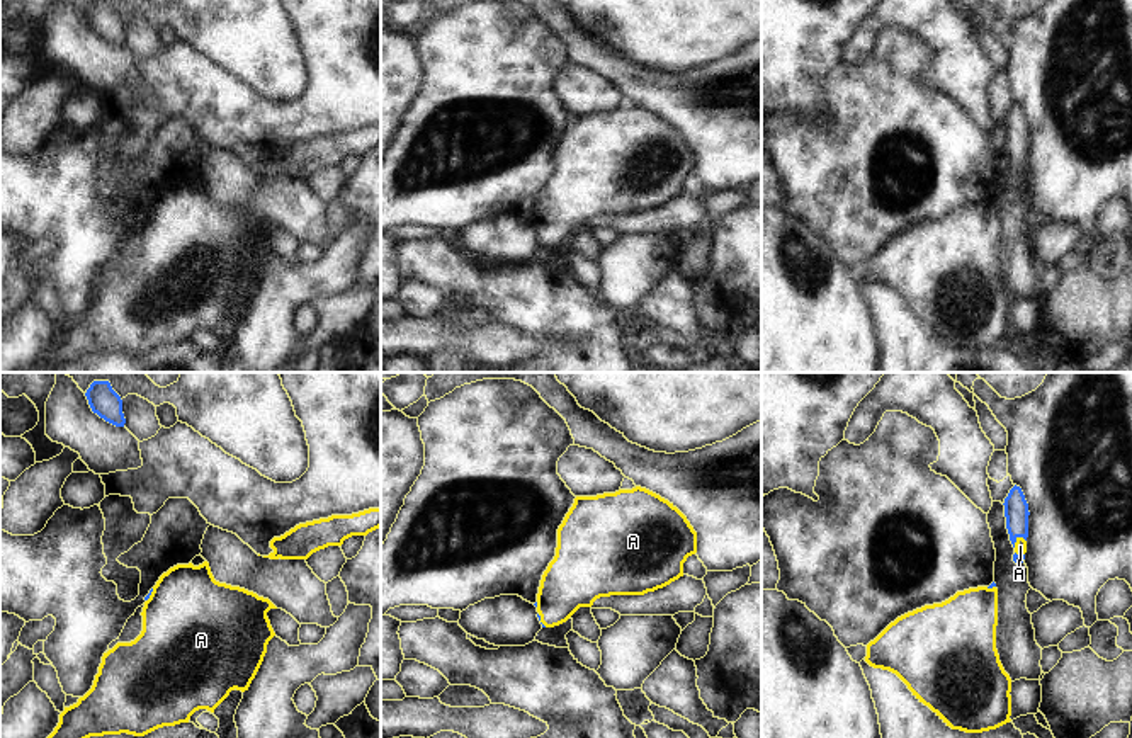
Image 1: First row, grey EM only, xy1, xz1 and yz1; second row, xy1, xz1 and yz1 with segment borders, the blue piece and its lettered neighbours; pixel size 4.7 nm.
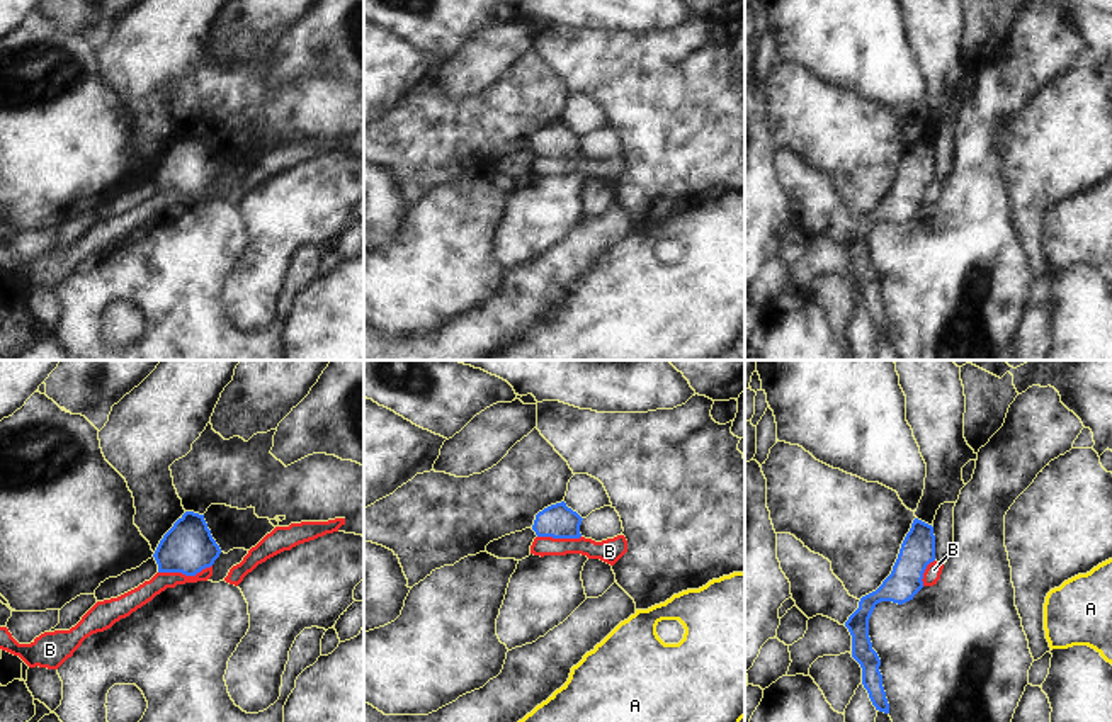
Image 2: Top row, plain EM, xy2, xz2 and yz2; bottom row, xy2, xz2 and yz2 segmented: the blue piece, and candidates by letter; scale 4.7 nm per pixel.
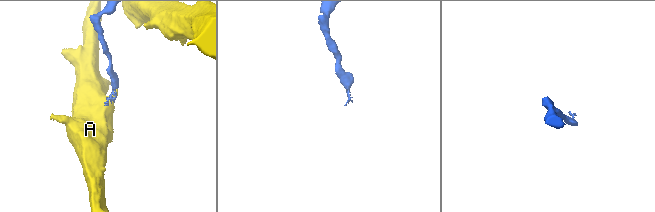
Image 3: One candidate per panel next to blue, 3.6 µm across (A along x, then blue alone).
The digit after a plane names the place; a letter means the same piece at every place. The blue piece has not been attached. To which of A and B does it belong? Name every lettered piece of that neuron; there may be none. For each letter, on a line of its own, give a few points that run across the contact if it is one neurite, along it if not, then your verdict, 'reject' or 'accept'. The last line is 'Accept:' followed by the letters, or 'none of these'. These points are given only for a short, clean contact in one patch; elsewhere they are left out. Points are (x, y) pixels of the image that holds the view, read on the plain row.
A: yz1 (1017, 131), (1015, 158), (1020, 165) | accept
B: xy2 (211, 184), (194, 194), (158, 192) | reject
Accept: A

